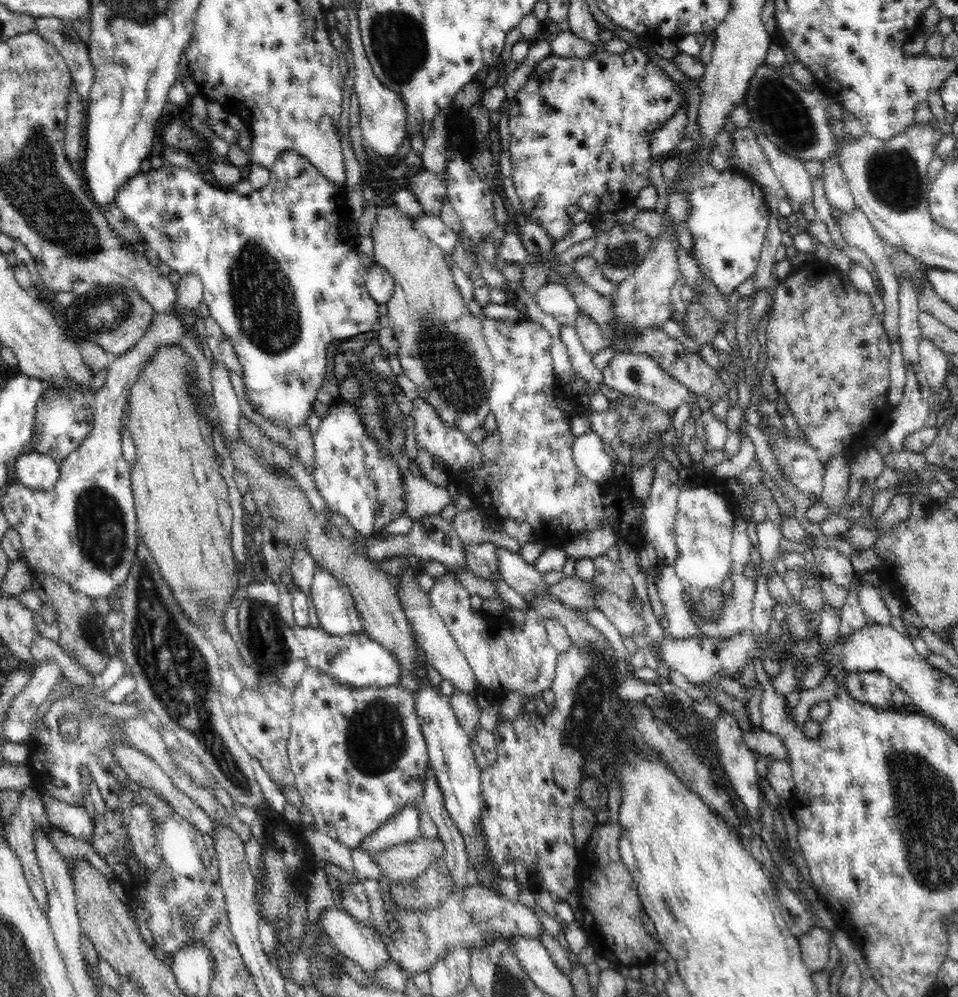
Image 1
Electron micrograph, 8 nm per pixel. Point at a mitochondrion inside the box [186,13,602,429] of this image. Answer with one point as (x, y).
(261, 295)

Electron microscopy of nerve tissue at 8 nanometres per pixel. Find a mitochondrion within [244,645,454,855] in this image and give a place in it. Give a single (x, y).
(376, 740)

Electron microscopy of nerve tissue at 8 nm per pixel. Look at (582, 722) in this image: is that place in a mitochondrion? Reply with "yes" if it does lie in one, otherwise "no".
yes

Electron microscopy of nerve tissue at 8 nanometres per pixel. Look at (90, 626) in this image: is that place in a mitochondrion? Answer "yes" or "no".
yes

